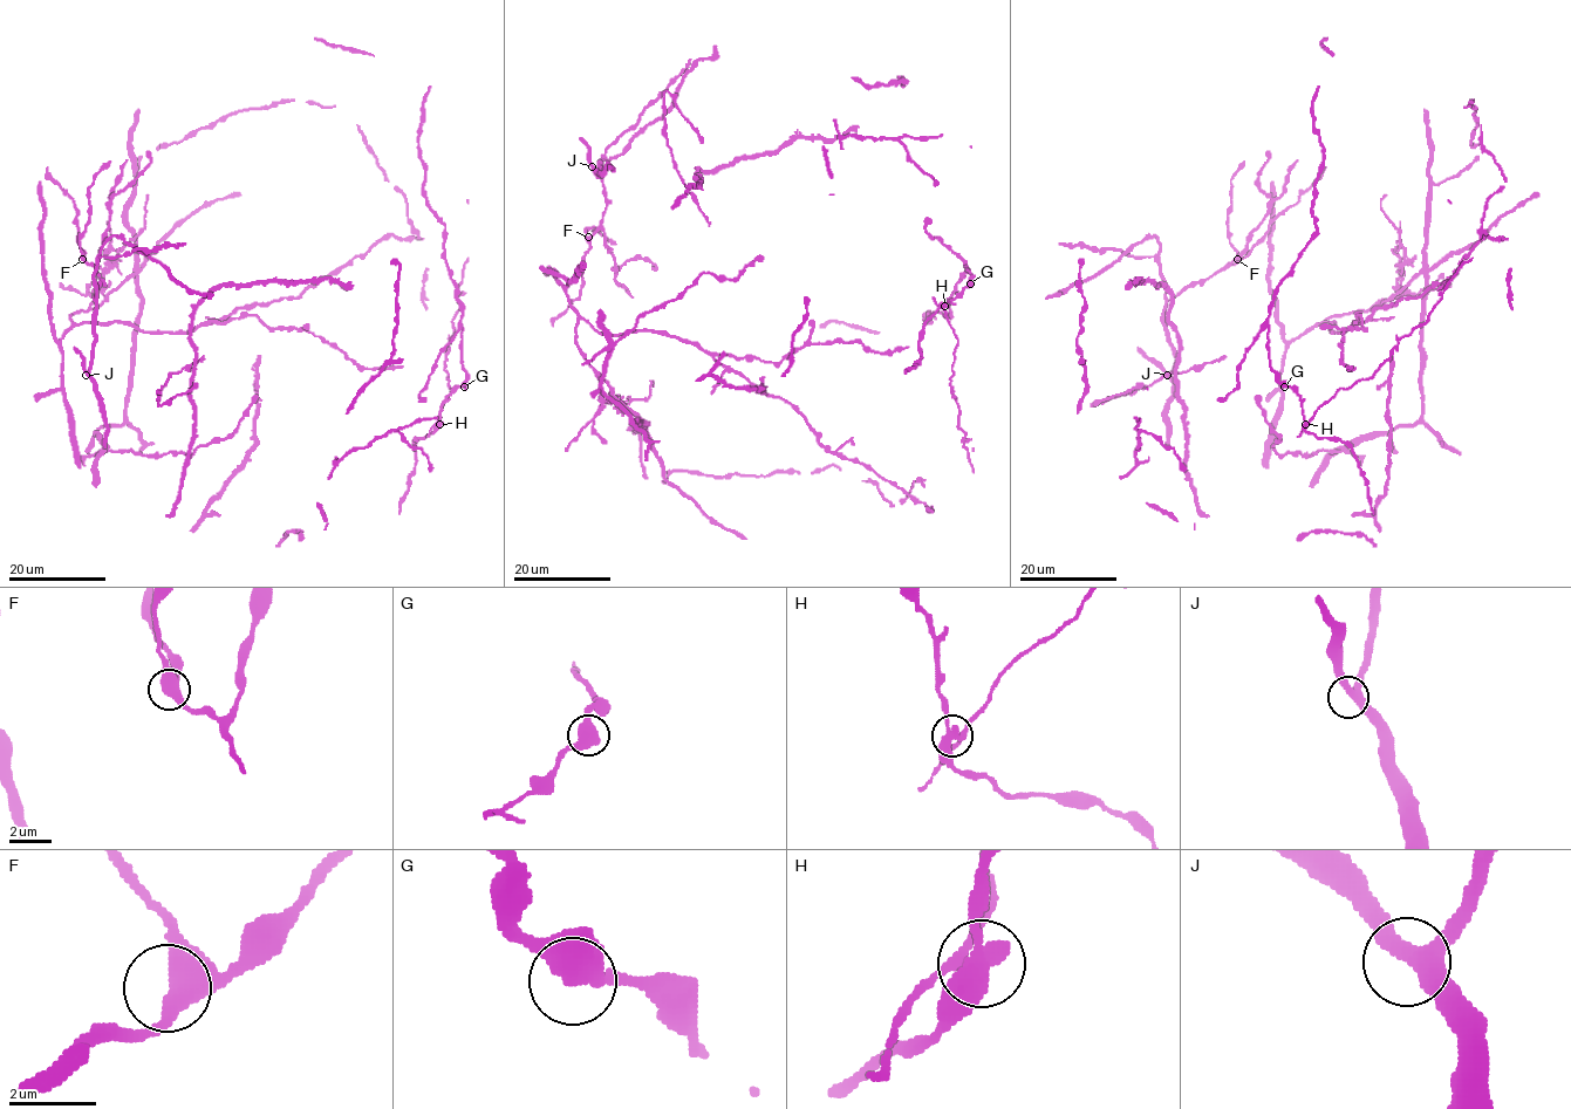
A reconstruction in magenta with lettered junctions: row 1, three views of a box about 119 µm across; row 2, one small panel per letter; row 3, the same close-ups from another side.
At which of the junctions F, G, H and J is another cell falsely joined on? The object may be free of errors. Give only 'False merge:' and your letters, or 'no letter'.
False merge: H

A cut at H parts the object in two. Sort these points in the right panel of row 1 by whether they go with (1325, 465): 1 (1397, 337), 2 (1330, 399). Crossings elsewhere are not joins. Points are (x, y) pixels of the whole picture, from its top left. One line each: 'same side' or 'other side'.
1: other side
2: other side

